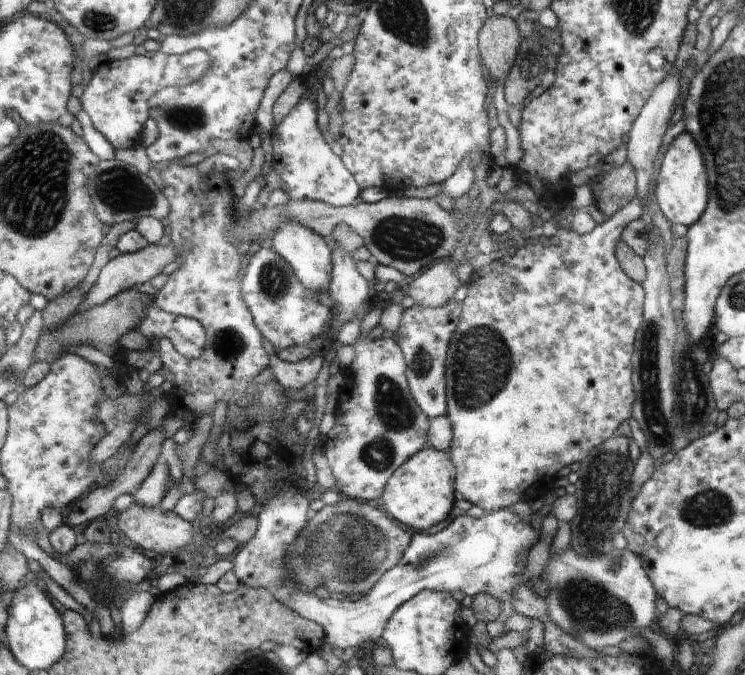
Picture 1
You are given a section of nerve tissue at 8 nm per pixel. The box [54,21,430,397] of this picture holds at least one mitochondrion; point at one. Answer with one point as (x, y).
(119, 189)

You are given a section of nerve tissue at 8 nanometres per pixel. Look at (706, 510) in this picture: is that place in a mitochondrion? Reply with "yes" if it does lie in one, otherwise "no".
yes

